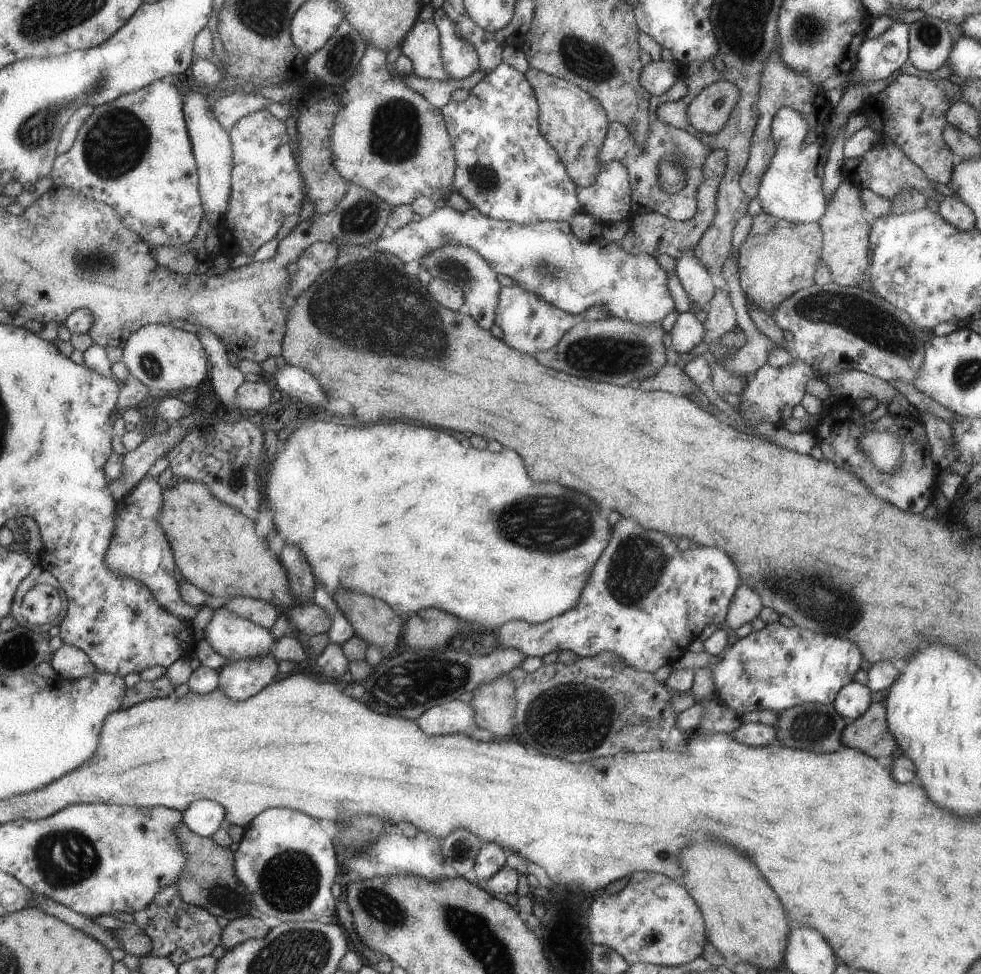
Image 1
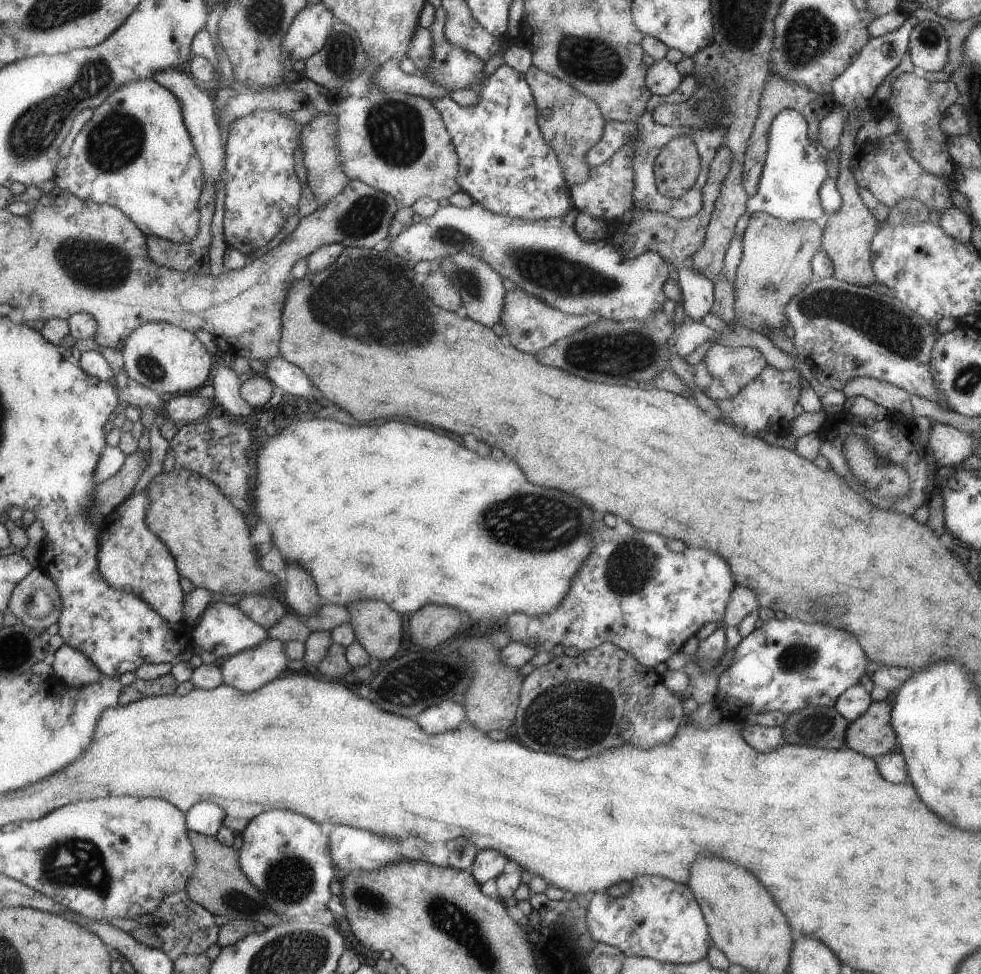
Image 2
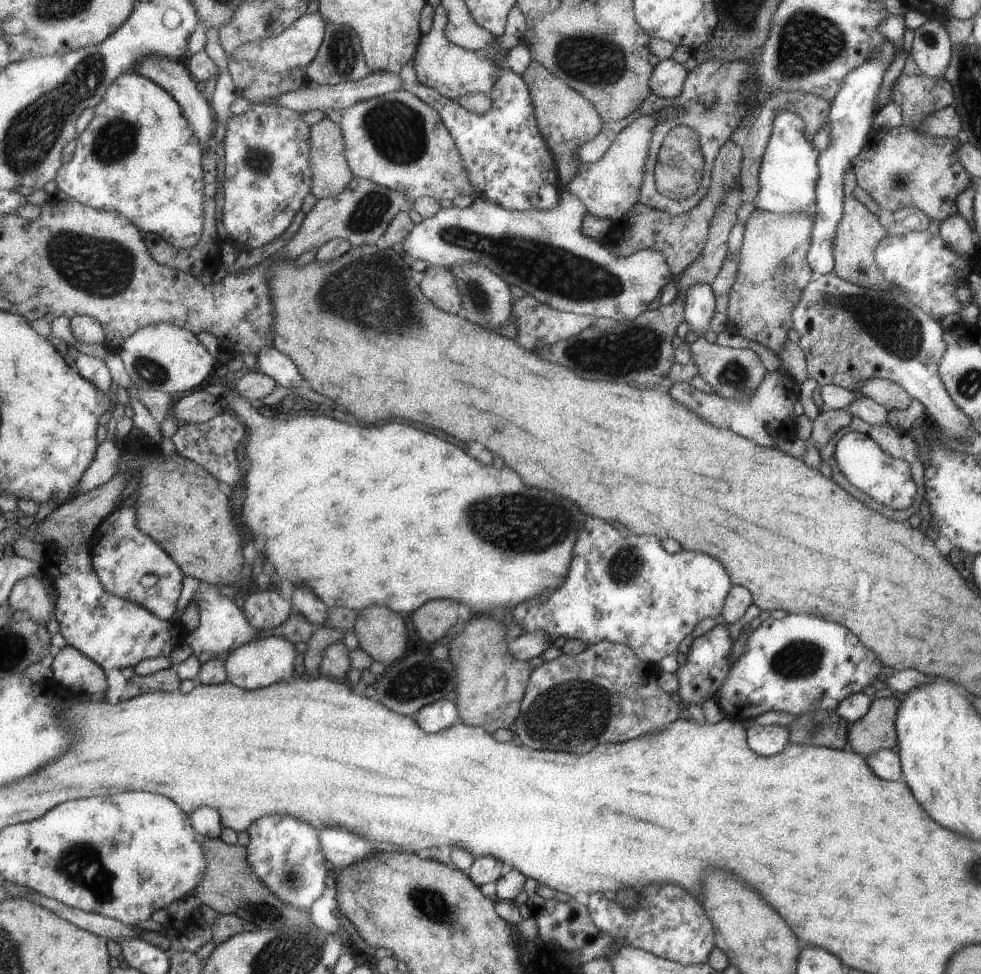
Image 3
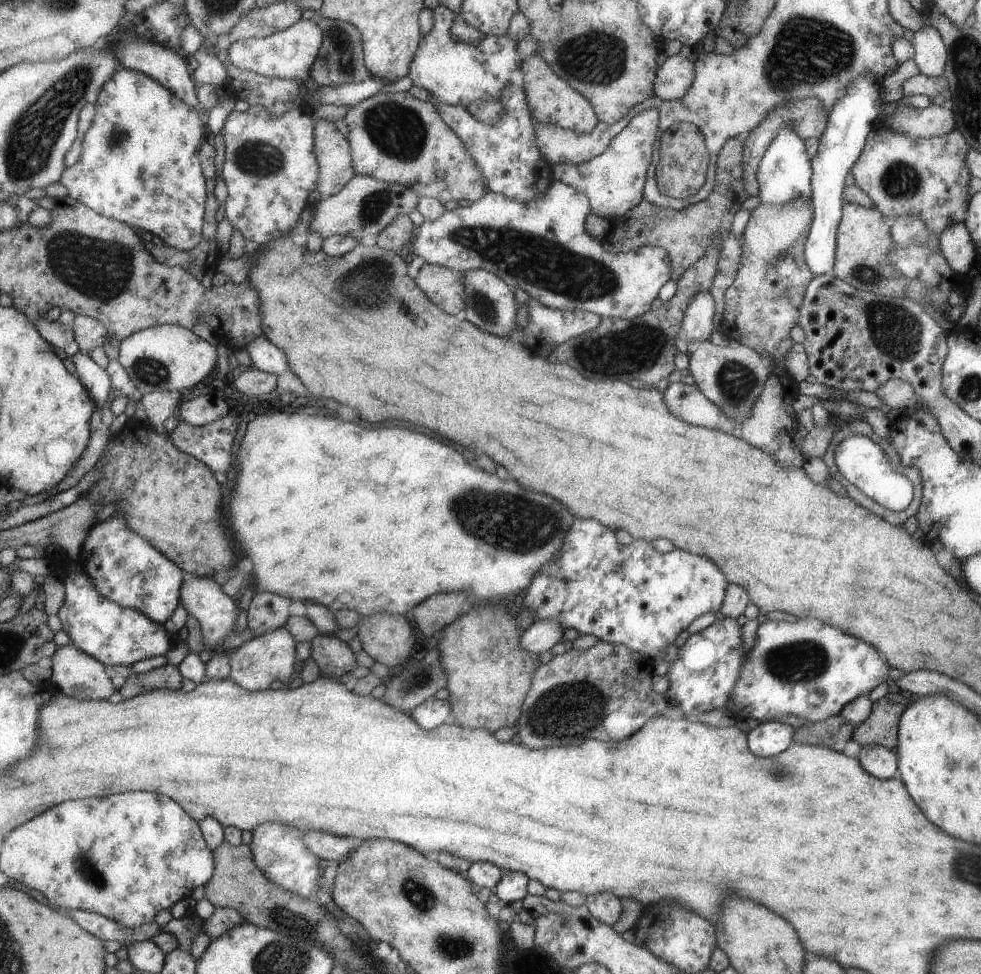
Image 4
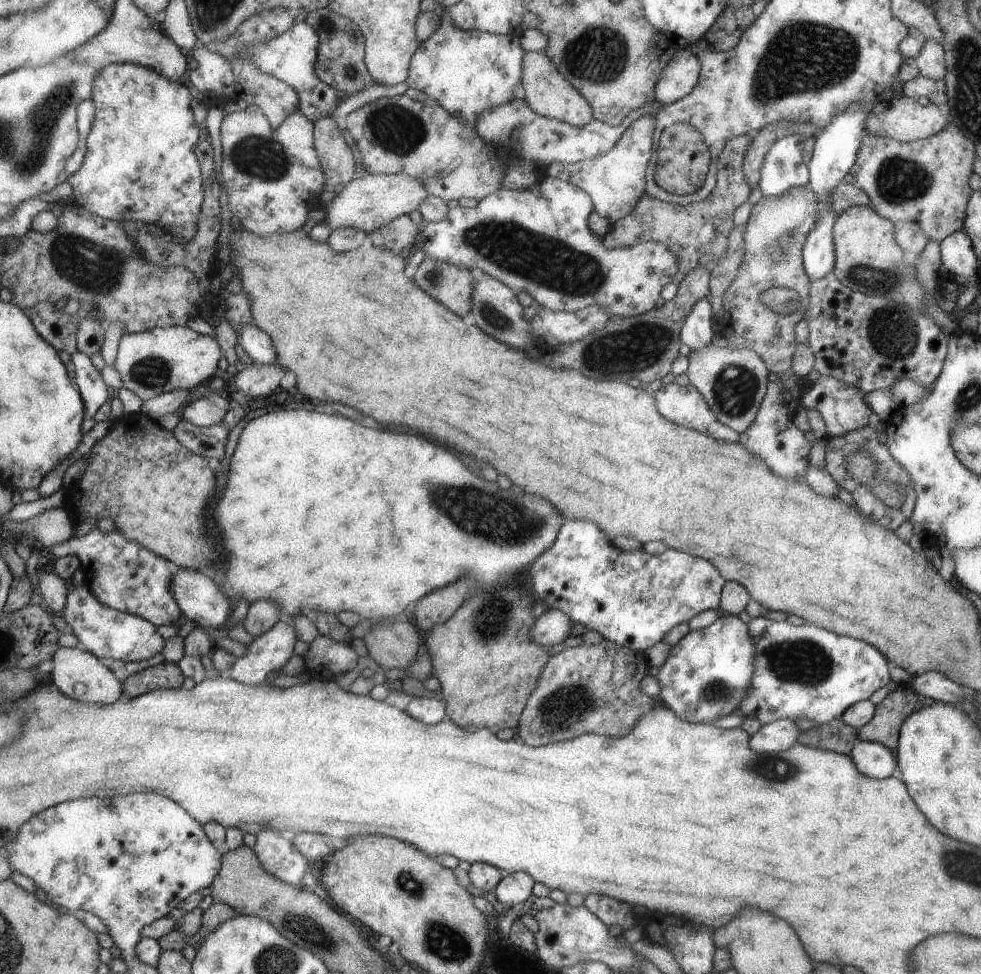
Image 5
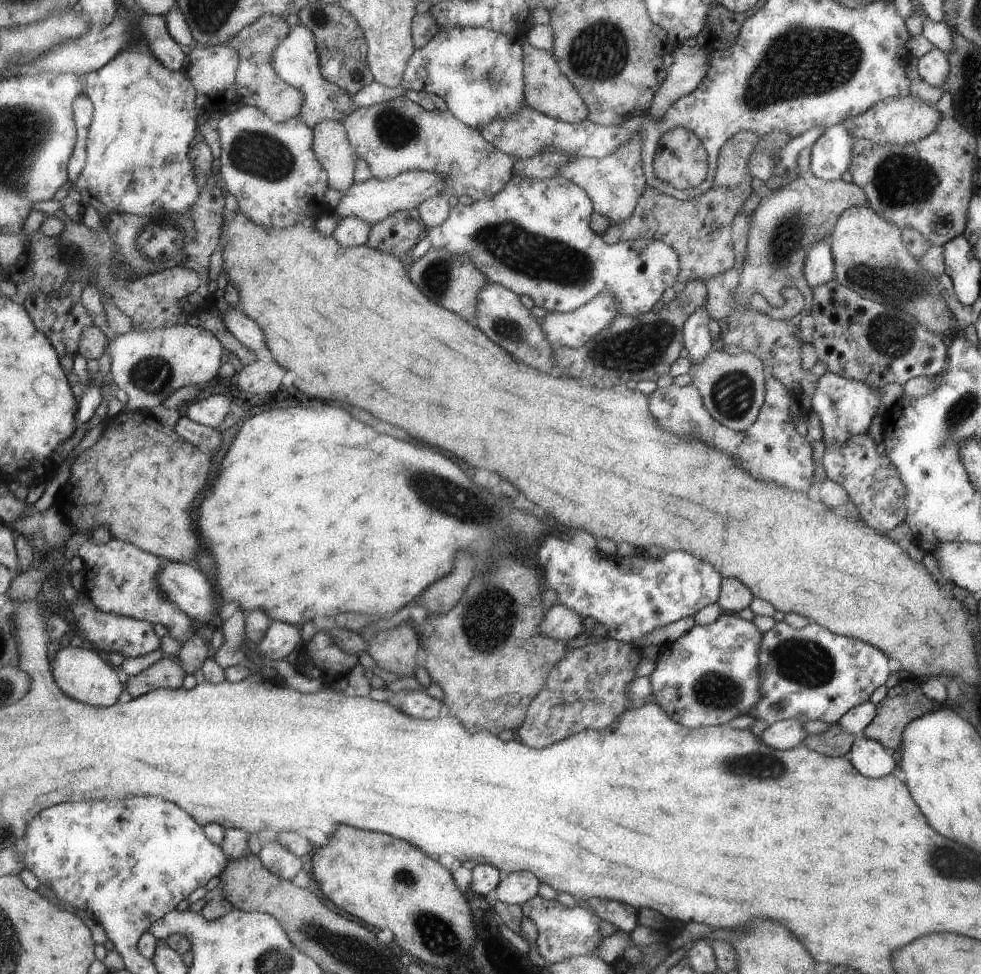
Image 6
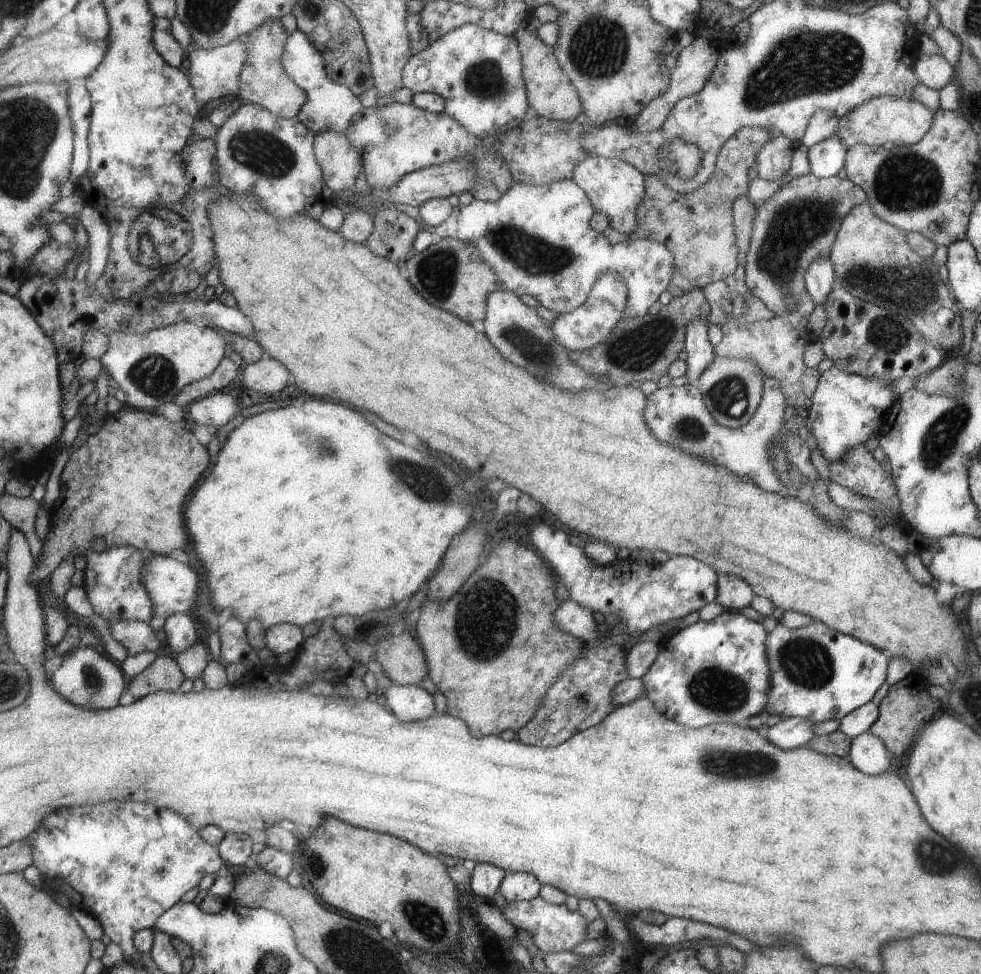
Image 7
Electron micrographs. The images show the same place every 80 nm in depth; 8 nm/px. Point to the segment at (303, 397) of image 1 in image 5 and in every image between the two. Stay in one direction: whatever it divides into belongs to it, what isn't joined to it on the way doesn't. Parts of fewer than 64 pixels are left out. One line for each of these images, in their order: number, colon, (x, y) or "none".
2: (294, 380)
3: (272, 361)
4: (266, 356)
5: (260, 347)

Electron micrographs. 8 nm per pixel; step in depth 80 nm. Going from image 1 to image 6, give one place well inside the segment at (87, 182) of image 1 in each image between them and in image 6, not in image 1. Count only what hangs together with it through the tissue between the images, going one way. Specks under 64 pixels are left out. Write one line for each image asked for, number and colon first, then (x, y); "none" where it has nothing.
2: (137, 153)
3: (140, 156)
4: (141, 165)
5: (141, 165)
6: (139, 162)

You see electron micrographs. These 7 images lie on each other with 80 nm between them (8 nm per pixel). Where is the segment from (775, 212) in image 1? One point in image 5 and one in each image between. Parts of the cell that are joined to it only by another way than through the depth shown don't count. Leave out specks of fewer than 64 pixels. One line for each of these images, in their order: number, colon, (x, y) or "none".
2: (794, 167)
3: (787, 172)
4: (784, 171)
5: (783, 167)

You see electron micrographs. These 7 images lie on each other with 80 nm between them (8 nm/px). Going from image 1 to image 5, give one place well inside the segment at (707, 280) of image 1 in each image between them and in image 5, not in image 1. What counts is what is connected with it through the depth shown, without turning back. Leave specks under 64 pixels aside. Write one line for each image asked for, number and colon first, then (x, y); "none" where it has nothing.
2: (697, 291)
3: (699, 301)
4: (696, 325)
5: (696, 331)

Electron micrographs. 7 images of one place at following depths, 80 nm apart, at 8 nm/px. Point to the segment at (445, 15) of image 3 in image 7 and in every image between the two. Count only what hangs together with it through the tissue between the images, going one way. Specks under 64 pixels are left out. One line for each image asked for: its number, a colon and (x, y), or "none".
4: (456, 73)
5: (468, 72)
6: (478, 72)
7: (478, 72)

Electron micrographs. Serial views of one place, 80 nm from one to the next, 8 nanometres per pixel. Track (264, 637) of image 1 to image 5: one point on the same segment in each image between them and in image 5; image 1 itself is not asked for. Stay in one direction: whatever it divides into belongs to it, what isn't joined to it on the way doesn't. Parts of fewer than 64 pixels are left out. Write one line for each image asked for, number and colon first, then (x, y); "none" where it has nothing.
2: (225, 630)
3: (223, 628)
4: (202, 597)
5: (201, 600)

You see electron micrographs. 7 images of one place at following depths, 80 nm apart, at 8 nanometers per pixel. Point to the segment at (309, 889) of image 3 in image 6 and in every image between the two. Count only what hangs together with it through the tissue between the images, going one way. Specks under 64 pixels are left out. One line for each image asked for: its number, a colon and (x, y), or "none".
4: (280, 851)
5: (279, 855)
6: (279, 860)

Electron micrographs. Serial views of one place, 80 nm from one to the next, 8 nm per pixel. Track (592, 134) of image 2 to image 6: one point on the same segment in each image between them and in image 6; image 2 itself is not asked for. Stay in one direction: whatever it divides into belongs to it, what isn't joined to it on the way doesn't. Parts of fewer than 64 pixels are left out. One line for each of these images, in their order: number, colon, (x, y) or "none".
3: (566, 119)
4: (550, 99)
5: (546, 91)
6: (547, 90)

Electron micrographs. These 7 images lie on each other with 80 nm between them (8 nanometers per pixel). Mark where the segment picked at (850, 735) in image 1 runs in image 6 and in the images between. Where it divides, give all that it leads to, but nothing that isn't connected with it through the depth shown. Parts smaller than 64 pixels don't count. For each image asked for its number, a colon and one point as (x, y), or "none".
2: (871, 735)
3: (875, 730)
4: (881, 727)
5: (884, 728)
6: (906, 701)

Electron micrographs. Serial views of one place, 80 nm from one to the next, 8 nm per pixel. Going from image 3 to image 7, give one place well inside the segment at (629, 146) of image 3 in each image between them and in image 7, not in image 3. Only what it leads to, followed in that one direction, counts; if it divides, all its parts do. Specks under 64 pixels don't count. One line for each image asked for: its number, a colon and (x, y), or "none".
4: (613, 181)
5: (615, 181)
6: (614, 183)
7: (615, 188)

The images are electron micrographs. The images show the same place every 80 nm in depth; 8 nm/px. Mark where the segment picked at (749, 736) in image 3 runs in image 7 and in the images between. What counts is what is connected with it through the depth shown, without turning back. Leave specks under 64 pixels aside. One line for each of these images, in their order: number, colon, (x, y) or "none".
4: (770, 737)
5: (778, 735)
6: (781, 735)
7: (790, 732)

